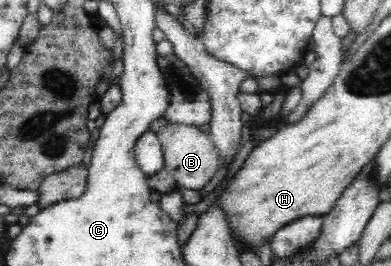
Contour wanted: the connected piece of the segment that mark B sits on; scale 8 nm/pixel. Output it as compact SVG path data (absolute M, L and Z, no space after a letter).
M168 123L161 129L156 134L163 147L164 167L173 175L180 187L197 191L203 188L220 167L218 153L206 129L184 123Z

